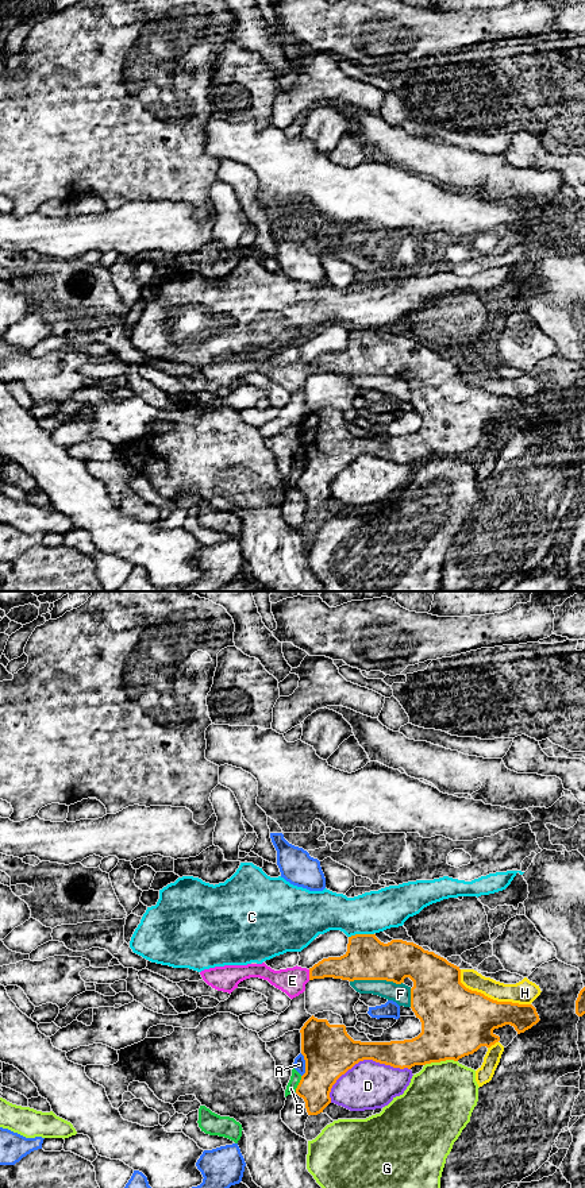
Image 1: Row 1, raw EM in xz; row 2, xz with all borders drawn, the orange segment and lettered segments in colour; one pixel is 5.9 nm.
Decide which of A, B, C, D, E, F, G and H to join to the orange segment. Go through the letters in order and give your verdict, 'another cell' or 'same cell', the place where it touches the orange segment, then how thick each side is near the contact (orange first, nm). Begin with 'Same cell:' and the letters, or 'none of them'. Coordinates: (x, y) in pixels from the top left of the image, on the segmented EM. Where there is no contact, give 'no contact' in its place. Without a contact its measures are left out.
Same cell: none of them
A: another cell; meets orange in xz at (306, 1065); 300 nm thick on the orange side, 70 nm on the other
B: another cell; meets orange in xz at (299, 1084); 280 nm thick on the orange side, 60 nm on the other
C: another cell; meets orange in xz at (361, 934); 260 nm thick on the orange side, 240 nm on the other
D: another cell; meets orange in xz at (362, 1060); 300 nm thick on the orange side, 280 nm on the other
E: another cell; meets orange in xz at (310, 975); 160 nm thick on the orange side, 160 nm on the other
F: another cell; meets orange in xz at (376, 979); 260 nm thick on the orange side, 120 nm on the other
G: another cell; meets orange in xz at (441, 1060); 420 nm thick on the orange side, 420 nm on the other
H: another cell; meets orange in xz at (489, 998); 420 nm thick on the orange side, 140 nm on the other

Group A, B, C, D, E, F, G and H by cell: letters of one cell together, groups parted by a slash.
A / B / C / D / E F G / H

